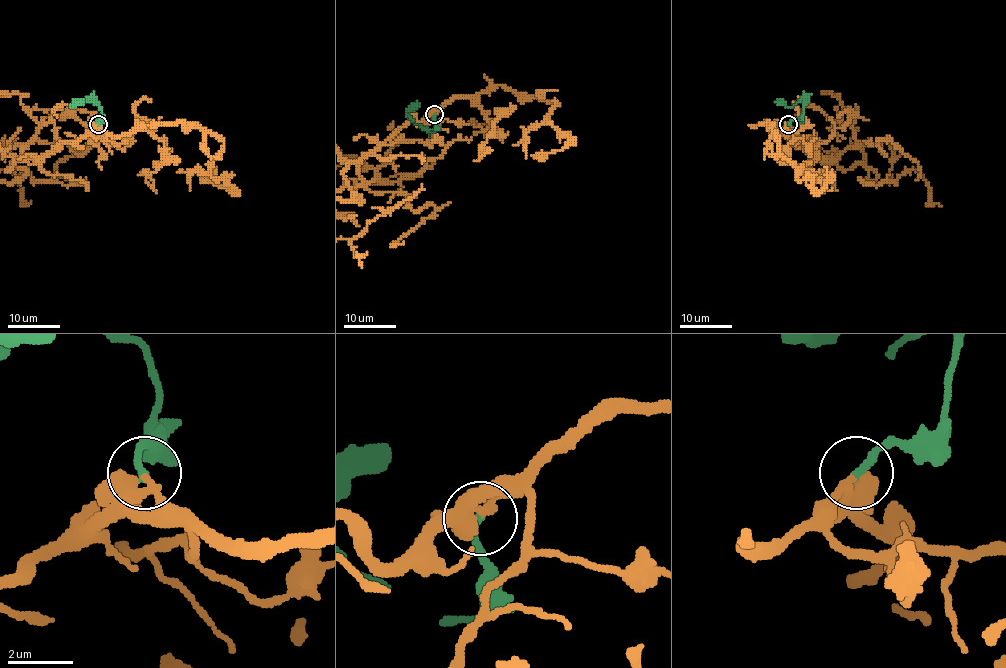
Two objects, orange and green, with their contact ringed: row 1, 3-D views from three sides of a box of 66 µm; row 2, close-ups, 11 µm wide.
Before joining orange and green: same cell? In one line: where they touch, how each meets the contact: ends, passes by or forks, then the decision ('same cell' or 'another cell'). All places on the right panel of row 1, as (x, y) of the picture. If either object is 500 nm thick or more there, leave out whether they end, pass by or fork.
(788, 124) | orange passes by | green ends | same cell

